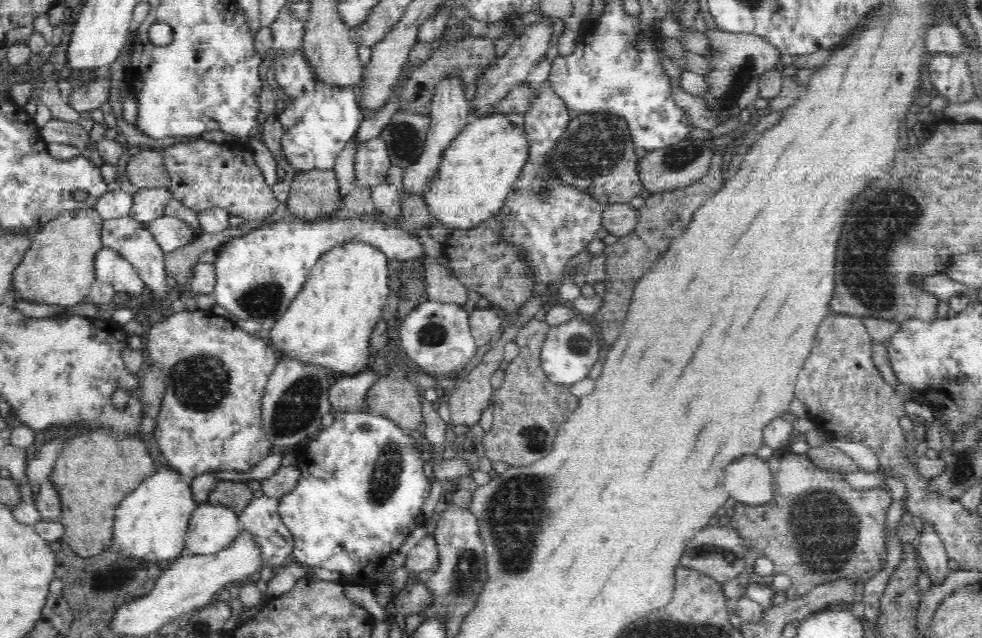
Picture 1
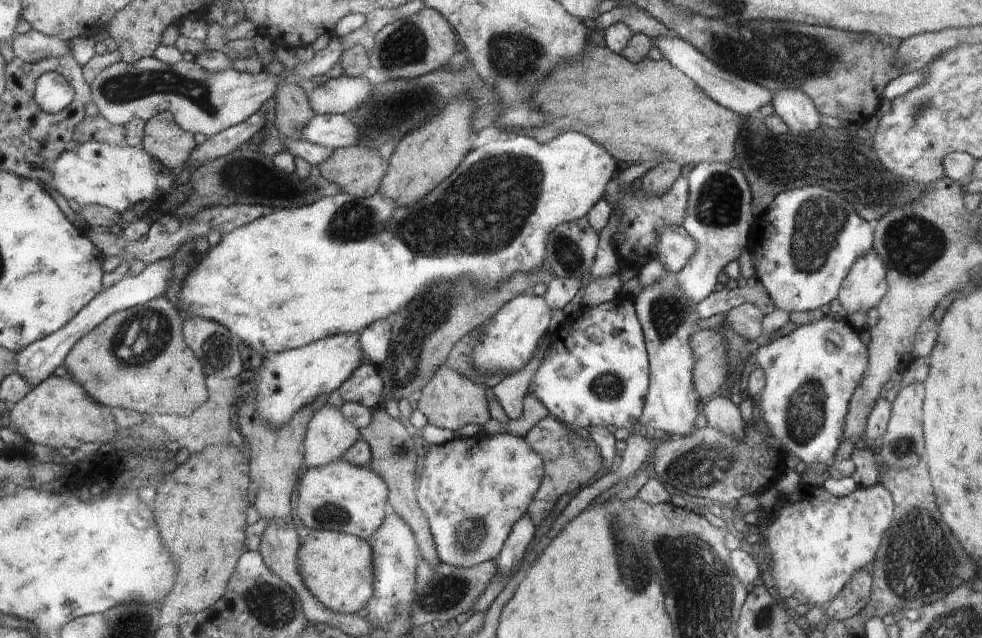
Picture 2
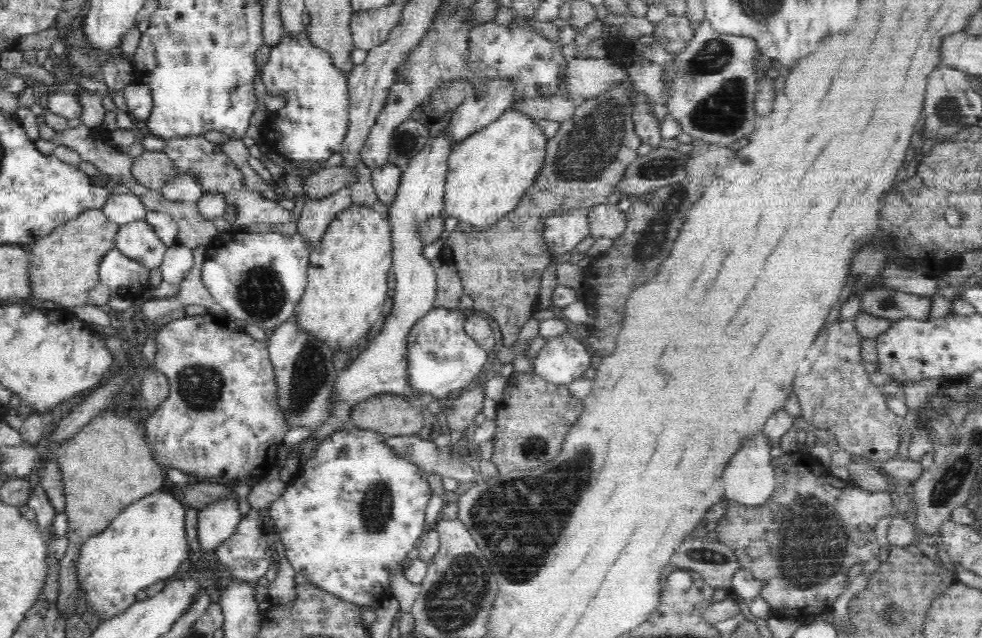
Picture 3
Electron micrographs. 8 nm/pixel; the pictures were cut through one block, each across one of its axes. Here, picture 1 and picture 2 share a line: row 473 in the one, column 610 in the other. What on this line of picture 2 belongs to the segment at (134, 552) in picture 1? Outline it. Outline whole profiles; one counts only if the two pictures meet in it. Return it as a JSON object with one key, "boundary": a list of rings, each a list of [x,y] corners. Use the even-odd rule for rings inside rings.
{"boundary":[[[566,132],[562,136],[546,144],[538,144],[536,139],[526,136],[510,134],[502,140],[492,140],[486,146],[480,146],[470,152],[466,162],[458,166],[458,174],[450,174],[442,186],[436,186],[434,194],[426,196],[426,202],[418,202],[418,206],[406,206],[398,208],[389,197],[379,192],[368,197],[356,197],[343,191],[336,196],[328,196],[316,200],[308,206],[294,209],[273,209],[268,215],[262,215],[253,222],[239,227],[236,231],[224,237],[223,242],[211,248],[208,256],[192,270],[190,277],[183,284],[183,290],[178,298],[178,306],[185,318],[203,317],[216,320],[229,327],[248,349],[255,353],[277,353],[285,349],[296,349],[306,344],[335,335],[360,334],[374,322],[391,320],[396,314],[401,313],[412,298],[416,298],[422,290],[428,286],[440,284],[440,282],[454,282],[462,278],[473,281],[478,289],[484,291],[487,287],[496,287],[506,283],[515,273],[534,273],[548,267],[548,237],[558,226],[568,222],[588,217],[590,210],[602,198],[605,197],[608,188],[608,180],[612,178],[616,168],[616,162],[612,153],[605,150],[601,144],[594,143],[590,138],[578,134],[578,132]]]}

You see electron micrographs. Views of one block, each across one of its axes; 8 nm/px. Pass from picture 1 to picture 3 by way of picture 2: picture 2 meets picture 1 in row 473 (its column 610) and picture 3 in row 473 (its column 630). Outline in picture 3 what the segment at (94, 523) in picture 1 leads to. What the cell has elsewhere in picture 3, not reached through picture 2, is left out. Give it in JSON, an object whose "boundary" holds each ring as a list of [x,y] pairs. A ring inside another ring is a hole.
{"boundary":[[[115,411],[104,412],[93,418],[76,436],[59,446],[56,456],[65,487],[69,545],[59,562],[58,605],[65,612],[70,612],[79,588],[76,562],[80,558],[81,544],[108,528],[114,516],[126,505],[150,492],[157,492],[167,480],[165,469],[154,460],[144,429],[130,417],[123,417]]]}

